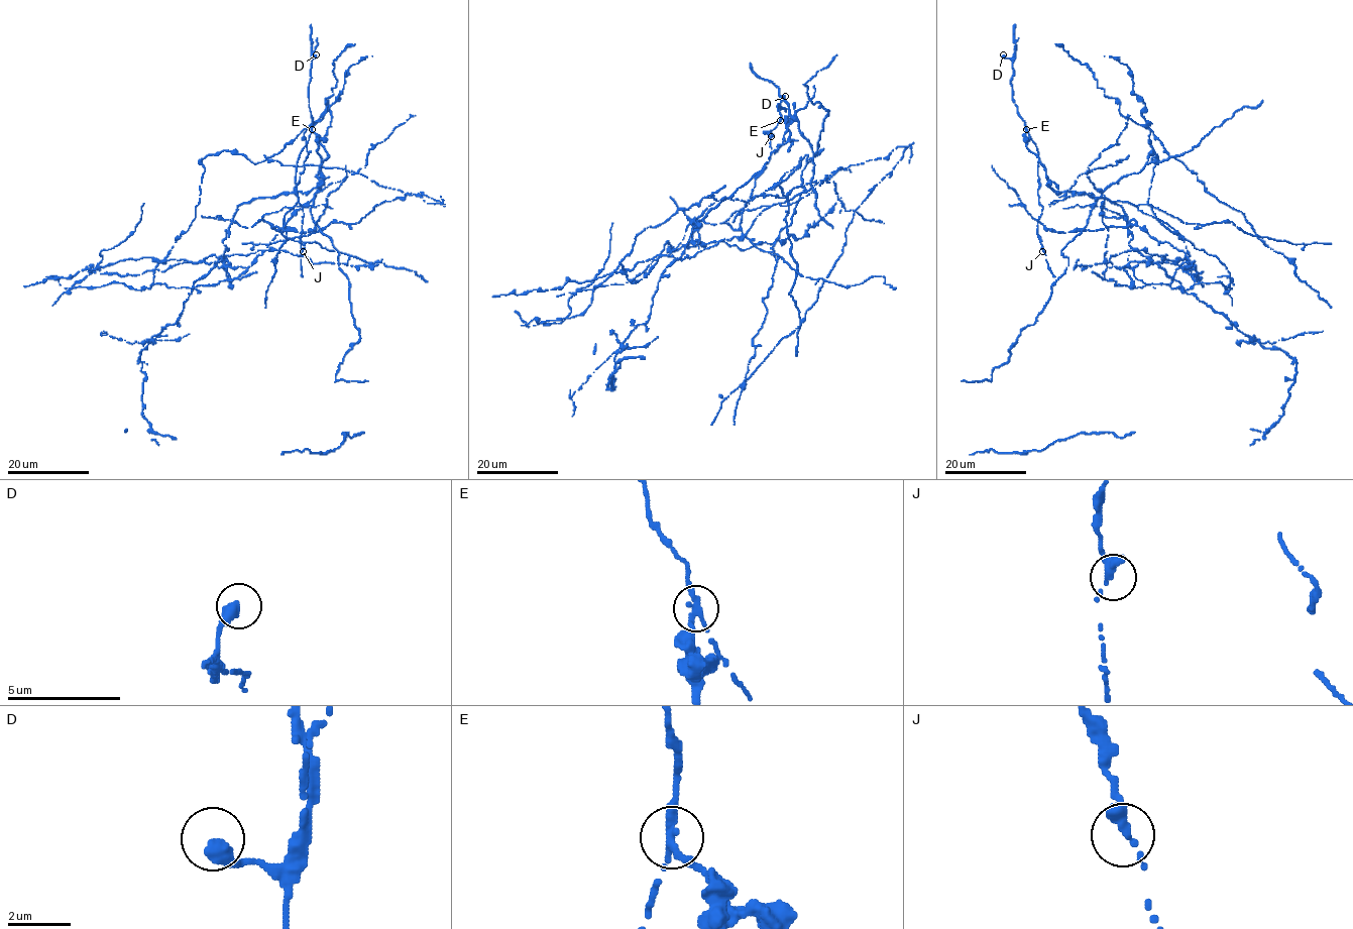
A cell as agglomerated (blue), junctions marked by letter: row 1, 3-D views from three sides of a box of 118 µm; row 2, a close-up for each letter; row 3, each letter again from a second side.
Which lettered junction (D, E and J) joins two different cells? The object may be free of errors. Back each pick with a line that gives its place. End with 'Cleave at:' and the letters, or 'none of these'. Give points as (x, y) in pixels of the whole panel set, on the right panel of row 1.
E: Place: (1026, 129)
Cleave at: E

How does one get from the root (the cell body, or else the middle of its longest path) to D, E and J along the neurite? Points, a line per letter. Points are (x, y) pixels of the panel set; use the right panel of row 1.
D: (1133, 261), (1151, 258), (1129, 245), (1119, 205), (1047, 185), (1026, 147), (1012, 62), (1003, 54)
E: (1133, 261), (1151, 258), (1129, 245), (1133, 235), (1122, 208), (1105, 198), (1056, 193), (1026, 147), (1026, 129)
J: (1133, 261), (1151, 258), (1129, 245), (1122, 208), (1056, 193), (1026, 130), (1038, 152), (1042, 251)

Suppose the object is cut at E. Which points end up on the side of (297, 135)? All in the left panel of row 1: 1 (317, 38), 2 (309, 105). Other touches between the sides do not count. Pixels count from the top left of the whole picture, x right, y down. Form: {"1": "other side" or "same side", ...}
{"1": "other side", "2": "other side"}

